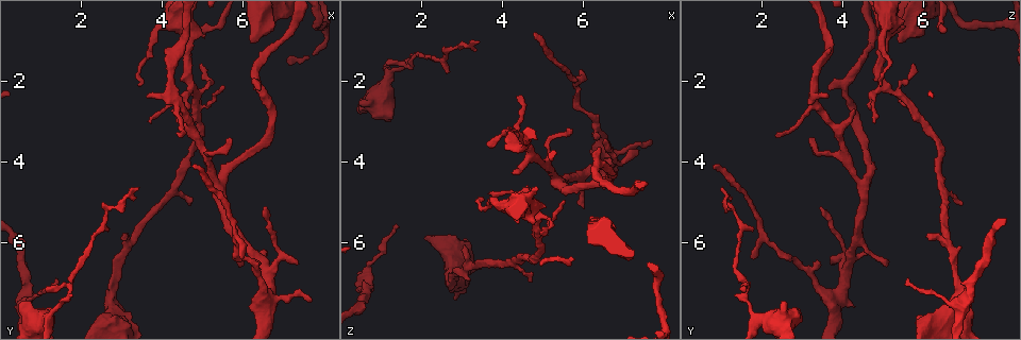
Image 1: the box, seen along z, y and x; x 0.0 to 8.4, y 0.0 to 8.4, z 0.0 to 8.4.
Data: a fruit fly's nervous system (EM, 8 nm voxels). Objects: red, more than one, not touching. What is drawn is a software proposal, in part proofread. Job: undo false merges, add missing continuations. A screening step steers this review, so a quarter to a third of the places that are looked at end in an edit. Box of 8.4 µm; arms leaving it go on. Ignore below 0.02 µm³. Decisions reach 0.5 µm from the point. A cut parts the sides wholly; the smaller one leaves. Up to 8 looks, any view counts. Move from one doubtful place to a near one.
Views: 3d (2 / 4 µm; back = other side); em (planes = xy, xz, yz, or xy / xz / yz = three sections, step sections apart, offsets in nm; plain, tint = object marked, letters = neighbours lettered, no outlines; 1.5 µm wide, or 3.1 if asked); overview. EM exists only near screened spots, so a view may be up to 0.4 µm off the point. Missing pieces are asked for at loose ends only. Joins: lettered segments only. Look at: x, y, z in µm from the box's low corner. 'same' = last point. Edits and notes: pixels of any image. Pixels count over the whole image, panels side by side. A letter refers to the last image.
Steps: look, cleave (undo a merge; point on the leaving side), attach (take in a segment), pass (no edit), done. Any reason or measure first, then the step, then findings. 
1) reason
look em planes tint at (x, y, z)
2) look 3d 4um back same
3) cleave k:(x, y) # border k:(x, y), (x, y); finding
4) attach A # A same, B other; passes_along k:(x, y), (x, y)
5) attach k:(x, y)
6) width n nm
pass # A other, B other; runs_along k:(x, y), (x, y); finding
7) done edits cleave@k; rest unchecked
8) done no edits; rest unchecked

tapers out
look 3d 4um at (7.60, 7.35, 3.50)

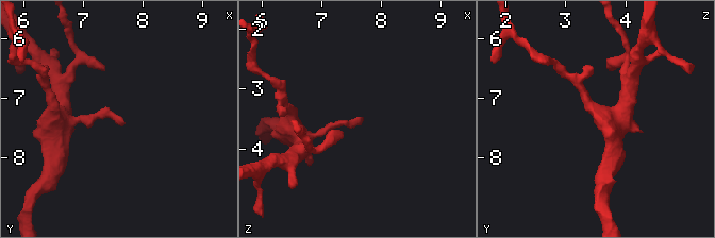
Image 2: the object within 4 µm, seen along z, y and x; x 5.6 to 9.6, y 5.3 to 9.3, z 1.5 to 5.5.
look em xz step 8 letters at (7.65, 7.40, 3.45)

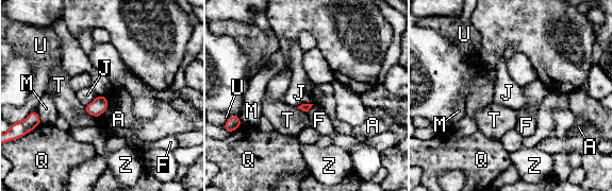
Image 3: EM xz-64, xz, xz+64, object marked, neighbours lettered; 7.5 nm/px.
pass # A other, F other, J other, M other, Q other, T other, U other, Z other; border 3:(34, 110), (43, 123); none of them fits

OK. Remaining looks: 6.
thin end
look em planes plain at (1.40, 7.05, 5.55)

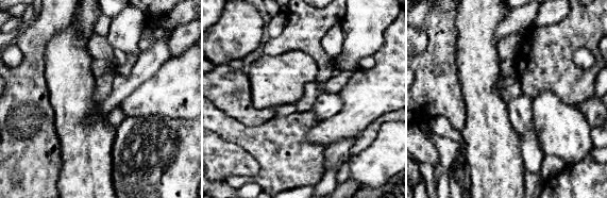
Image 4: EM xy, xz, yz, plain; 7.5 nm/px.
look em planes letters same

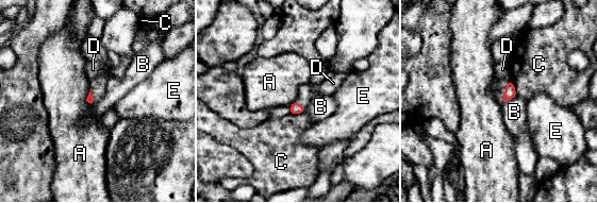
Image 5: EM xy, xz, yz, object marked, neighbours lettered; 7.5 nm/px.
pass # A other, B other, C other, D other, E other; border 5:(517, 95), (503, 102); no lettered segment goes on from it

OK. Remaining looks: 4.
branch stops here
look 3d 4um at (6.55, 6.20, 4.65)

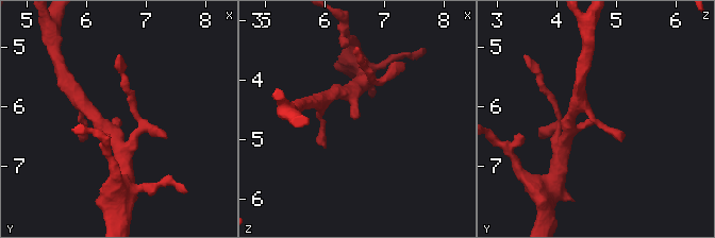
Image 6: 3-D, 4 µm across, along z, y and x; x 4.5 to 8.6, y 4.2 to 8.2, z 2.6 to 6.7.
arm_widths 220, 280 nm; shape alone is not enough
look em planes letters at (6.50, 6.20, 4.60)

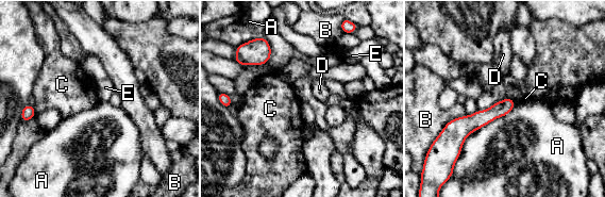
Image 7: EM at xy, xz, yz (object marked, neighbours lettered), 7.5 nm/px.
pass # A other, B other, C other, D other, E other; runs_along 7:(511, 103), (461, 127), (452, 135); none of them fits

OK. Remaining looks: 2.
done no edits; rest unchecked

